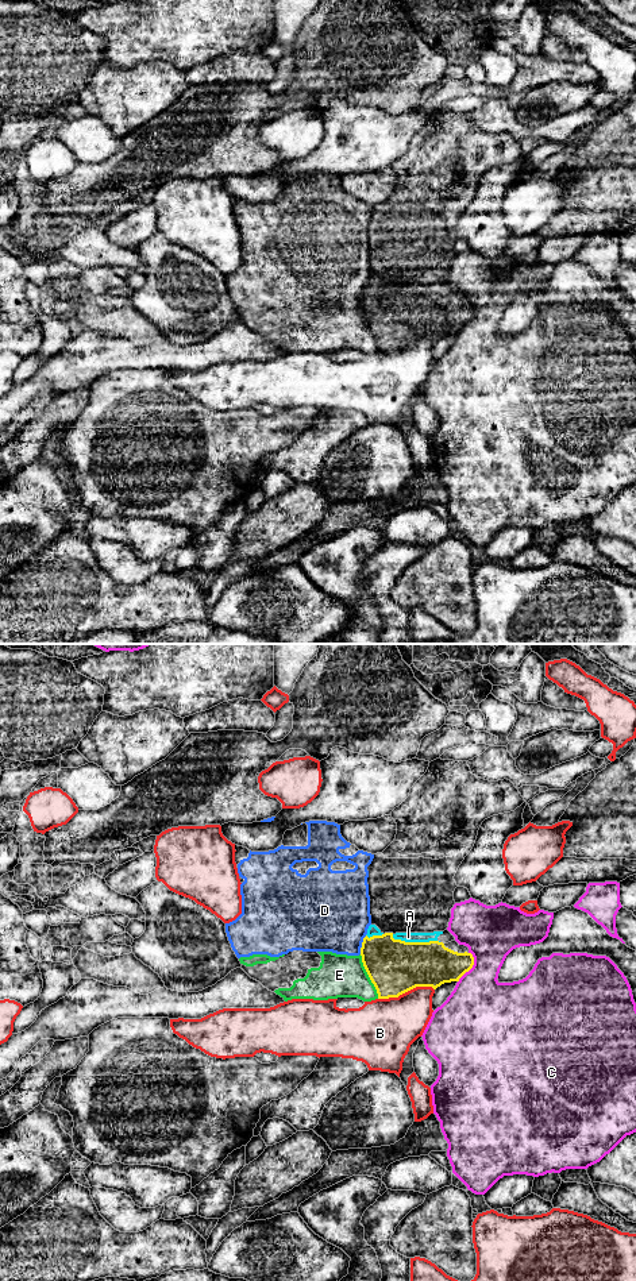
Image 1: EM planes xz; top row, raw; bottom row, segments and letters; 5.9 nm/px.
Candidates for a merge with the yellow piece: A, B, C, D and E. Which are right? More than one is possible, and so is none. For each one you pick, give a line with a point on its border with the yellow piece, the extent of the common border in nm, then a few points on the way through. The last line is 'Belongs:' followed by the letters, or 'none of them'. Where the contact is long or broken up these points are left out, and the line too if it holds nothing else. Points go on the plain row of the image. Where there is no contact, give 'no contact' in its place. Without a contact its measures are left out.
A: meets yellow in xz at (415, 294); contact 300 nm long
Belongs: A

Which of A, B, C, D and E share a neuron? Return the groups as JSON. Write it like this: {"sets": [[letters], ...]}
{"sets": [["A"], ["B"], ["C"], ["D", "E"]]}

